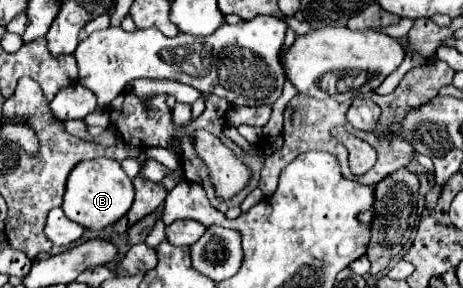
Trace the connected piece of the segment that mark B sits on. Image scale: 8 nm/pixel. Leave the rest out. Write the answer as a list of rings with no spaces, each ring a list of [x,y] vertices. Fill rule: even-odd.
[[[95,158],[79,162],[67,178],[63,212],[69,220],[83,224],[89,230],[101,230],[109,224],[115,224],[131,208],[131,204],[133,204],[133,184],[117,160]]]

